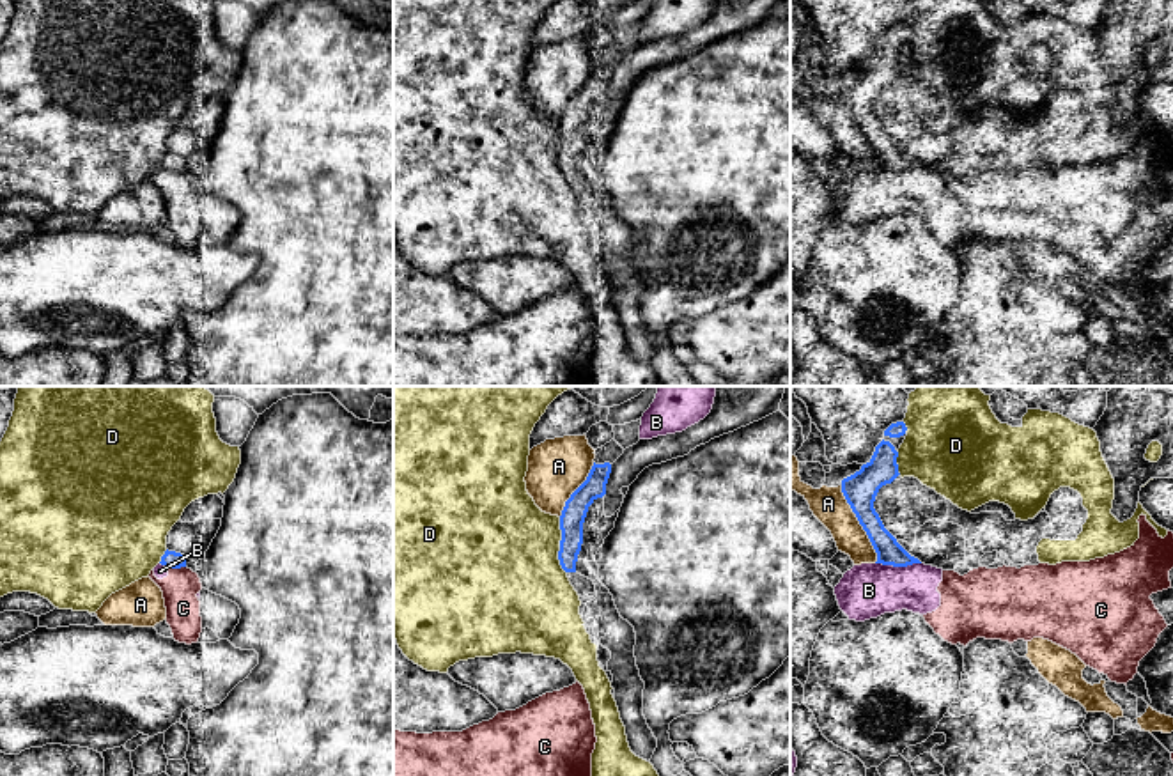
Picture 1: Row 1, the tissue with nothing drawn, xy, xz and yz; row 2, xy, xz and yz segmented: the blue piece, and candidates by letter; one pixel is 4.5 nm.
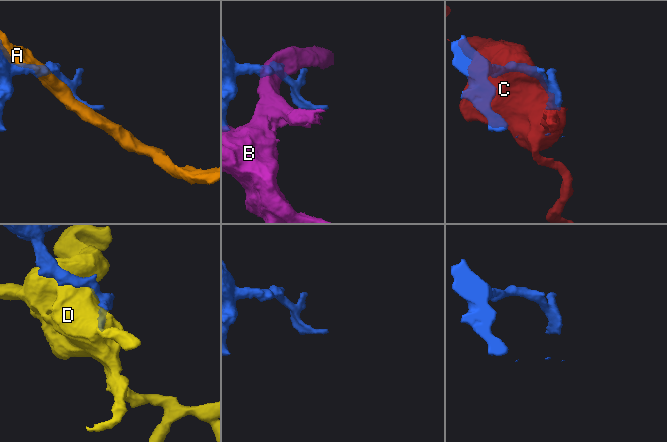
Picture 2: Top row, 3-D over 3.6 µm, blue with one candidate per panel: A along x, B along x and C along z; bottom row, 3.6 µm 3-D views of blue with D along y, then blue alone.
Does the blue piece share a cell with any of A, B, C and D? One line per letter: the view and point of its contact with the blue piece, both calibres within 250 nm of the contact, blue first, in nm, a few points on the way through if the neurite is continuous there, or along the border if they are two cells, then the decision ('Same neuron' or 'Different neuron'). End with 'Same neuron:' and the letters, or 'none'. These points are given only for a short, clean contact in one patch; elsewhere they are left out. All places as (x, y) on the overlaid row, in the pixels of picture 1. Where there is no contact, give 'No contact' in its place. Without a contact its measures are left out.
A: Touches blue at yz (860, 523). Thickness 160 nm (blue) against 160 nm. Different neuron
B: Touches blue at yz (899, 566). Thickness 110 nm (blue) against 260 nm. Different neuron
C: Touches blue at xy (176, 567). Thickness 80 nm (blue) against 160 nm. Different neuron
D: Touches blue at xz (560, 546). Thickness 110 nm (blue) against 480 nm. Different neuron
Same neuron: none

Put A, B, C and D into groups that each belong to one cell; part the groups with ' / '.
A / B C / D

